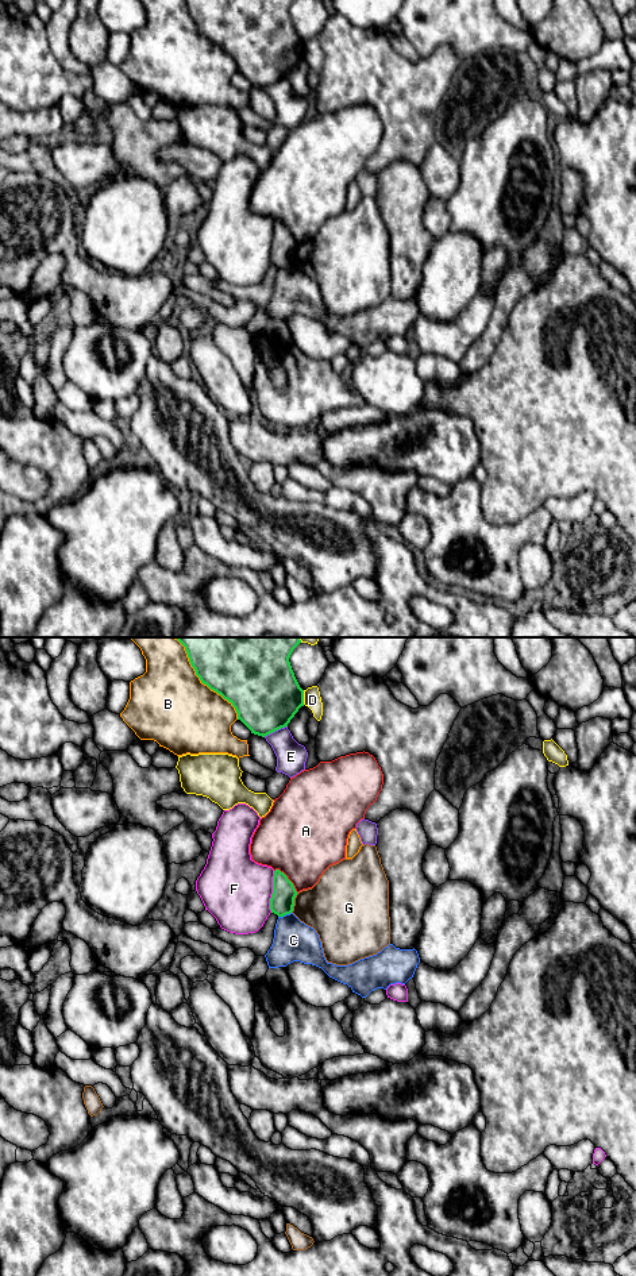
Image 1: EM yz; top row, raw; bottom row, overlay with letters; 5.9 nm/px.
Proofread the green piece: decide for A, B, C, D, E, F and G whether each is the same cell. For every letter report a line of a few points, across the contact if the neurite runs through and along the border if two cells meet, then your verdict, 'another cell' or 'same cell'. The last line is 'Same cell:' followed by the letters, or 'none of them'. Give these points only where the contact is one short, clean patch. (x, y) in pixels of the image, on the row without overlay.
A: another cell
B: another cell
C: yz (290, 263), (278, 269) | another cell
D: another cell
E: another cell
F: another cell
G: yz (297, 245), (290, 263) | another cell
Same cell: none of them

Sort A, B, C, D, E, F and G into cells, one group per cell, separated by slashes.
A / B / C / D / E / F / G

